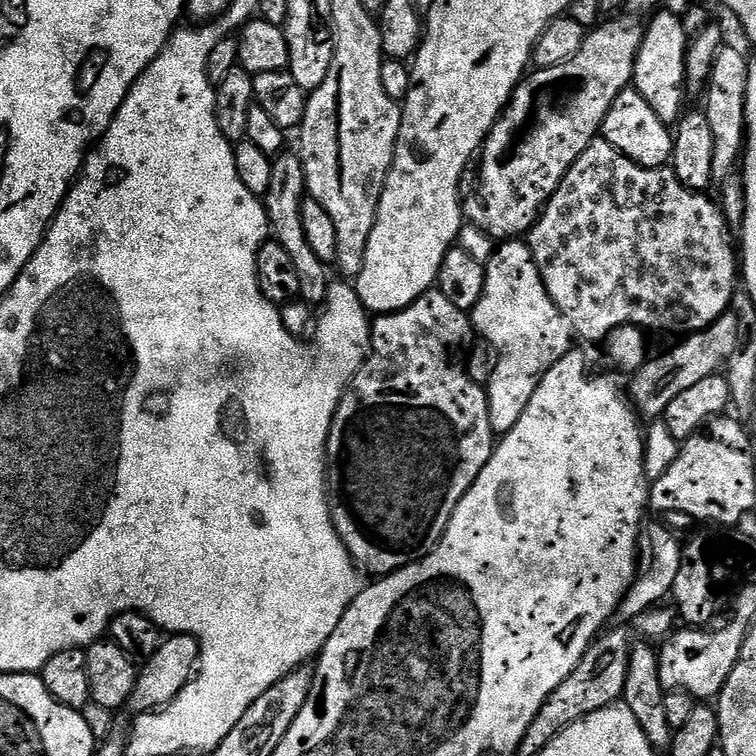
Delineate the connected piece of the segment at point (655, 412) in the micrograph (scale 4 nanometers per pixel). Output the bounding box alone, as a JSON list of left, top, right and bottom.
[630,314,737,418]

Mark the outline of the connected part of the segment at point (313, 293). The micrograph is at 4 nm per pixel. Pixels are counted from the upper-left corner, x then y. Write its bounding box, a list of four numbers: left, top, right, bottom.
[264,150,330,306]

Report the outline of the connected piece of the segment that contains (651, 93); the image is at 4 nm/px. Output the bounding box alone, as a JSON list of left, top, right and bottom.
[634,11,690,126]

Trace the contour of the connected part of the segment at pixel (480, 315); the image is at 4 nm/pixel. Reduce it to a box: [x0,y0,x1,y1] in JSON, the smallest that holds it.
[470,239,574,434]

